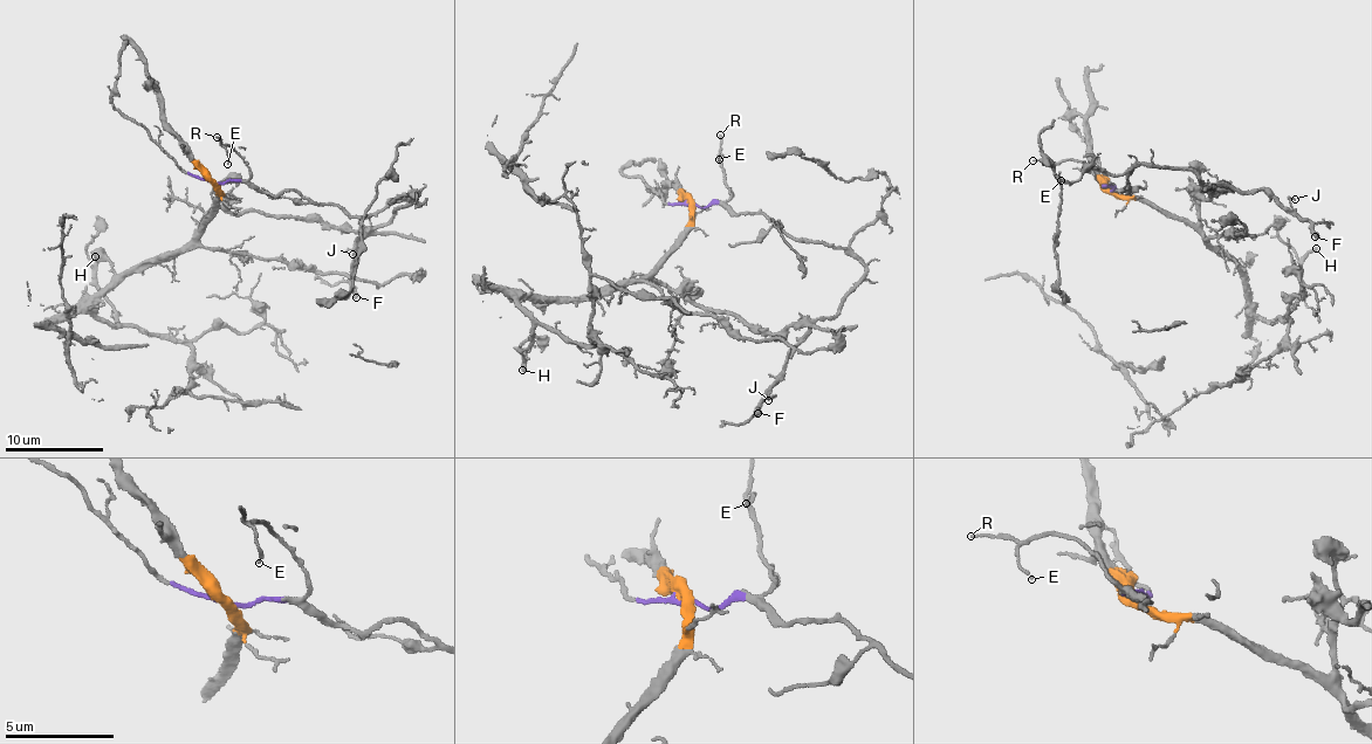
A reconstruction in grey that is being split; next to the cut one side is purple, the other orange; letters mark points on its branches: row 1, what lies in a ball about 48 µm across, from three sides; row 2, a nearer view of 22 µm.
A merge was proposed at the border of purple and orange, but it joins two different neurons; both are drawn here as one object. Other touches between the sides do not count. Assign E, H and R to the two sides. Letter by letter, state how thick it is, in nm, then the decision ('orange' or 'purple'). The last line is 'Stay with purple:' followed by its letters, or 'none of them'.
E: calibre 110 nm; purple
H: calibre 280 nm; orange
R: calibre 140 nm; purple
Stay with purple: E, R

